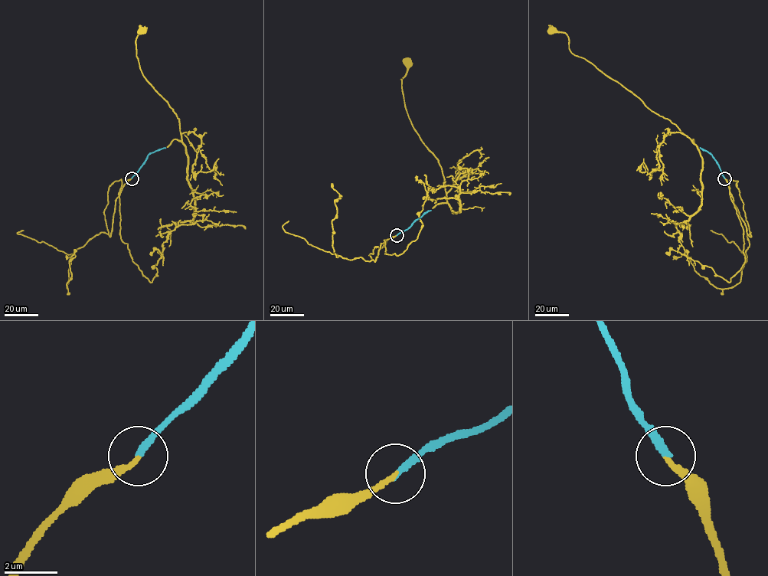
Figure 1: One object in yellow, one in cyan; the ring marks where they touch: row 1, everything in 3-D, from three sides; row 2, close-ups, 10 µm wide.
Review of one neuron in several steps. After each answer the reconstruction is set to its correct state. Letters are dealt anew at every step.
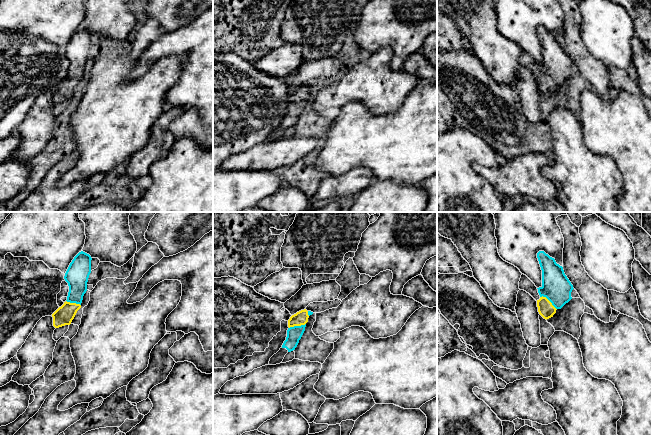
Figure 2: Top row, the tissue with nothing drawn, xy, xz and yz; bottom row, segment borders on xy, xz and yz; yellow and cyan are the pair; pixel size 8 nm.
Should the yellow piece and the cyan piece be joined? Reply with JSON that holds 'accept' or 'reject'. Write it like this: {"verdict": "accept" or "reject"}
{"verdict": "accept"}

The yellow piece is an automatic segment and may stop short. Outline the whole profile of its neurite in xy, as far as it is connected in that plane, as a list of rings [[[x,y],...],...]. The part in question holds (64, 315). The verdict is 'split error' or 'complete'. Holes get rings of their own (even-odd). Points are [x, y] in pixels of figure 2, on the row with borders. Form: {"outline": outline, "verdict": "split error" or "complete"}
{"outline": [[[81,251],[70,263],[64,276],[69,286],[67,300],[52,314],[55,328],[70,325],[77,311],[81,308],[91,273],[91,260],[89,254]]], "verdict": "split error"}

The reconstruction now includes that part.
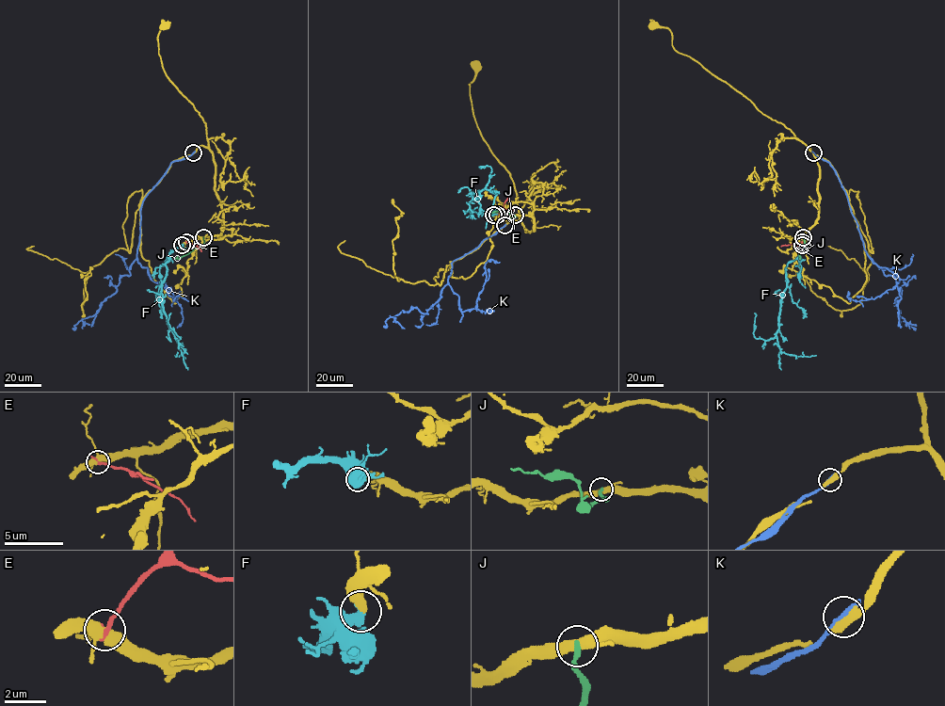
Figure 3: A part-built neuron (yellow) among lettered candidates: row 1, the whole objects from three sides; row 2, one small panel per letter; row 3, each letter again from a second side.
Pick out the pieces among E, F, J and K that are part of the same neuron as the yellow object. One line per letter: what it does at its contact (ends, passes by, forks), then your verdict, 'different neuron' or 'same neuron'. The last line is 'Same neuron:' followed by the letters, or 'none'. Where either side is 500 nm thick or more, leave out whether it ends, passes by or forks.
E: it ends | different neuron
F: it ends | same neuron
J: it ends | different neuron
K: it ends | different neuron
Same neuron: F

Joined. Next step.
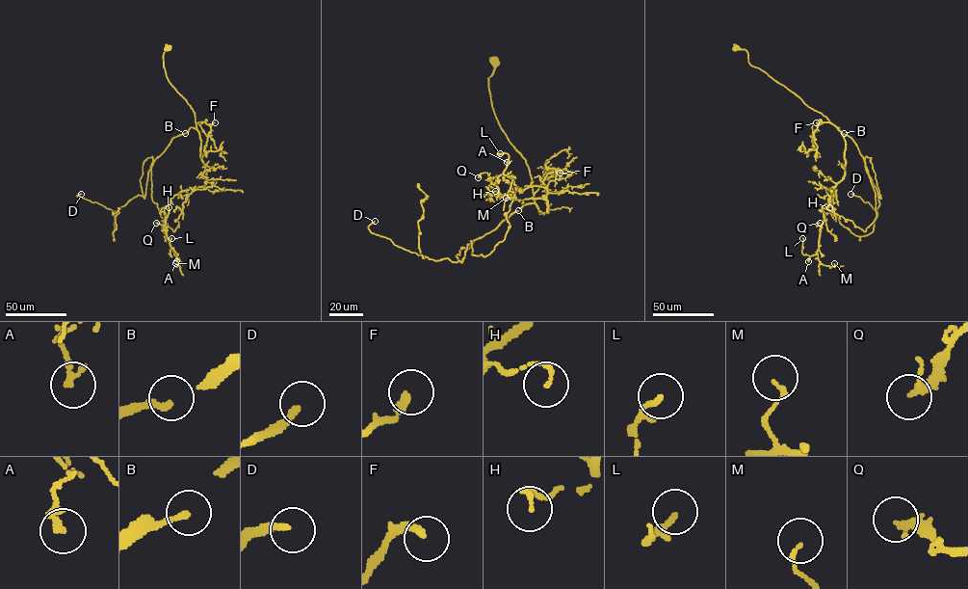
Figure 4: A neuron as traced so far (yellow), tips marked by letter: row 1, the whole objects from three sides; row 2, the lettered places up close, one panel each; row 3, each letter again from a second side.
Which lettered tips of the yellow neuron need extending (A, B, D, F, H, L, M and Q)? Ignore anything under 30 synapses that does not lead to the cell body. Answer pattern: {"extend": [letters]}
{"extend": ["D", "F"]}

